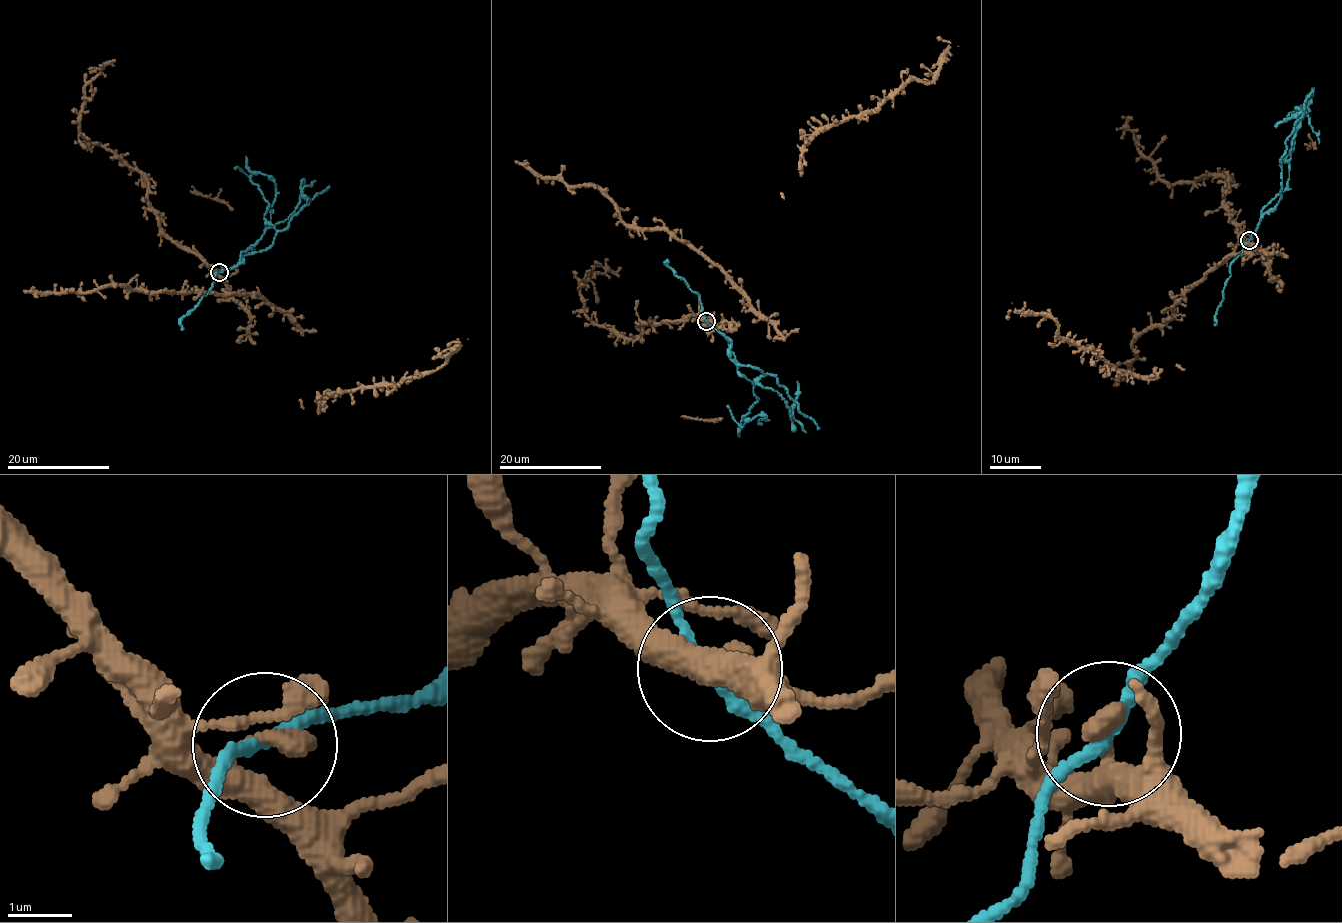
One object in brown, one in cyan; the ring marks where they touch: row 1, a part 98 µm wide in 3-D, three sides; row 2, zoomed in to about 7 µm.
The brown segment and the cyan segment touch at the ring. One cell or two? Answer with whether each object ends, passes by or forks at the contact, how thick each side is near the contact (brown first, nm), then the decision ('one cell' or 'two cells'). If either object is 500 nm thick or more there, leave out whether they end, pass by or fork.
brown ends there; cyan passes by; 440 nm thick on the brown side, 190 nm on the other; two cells

